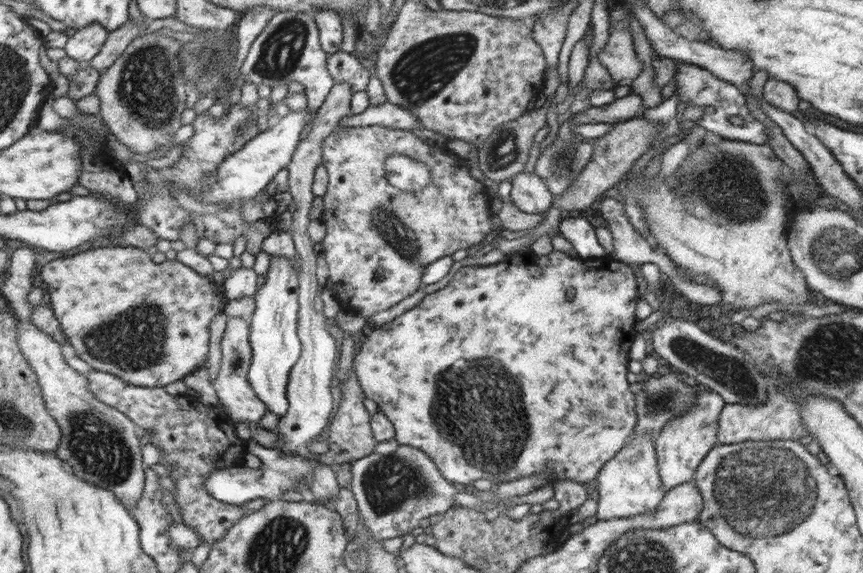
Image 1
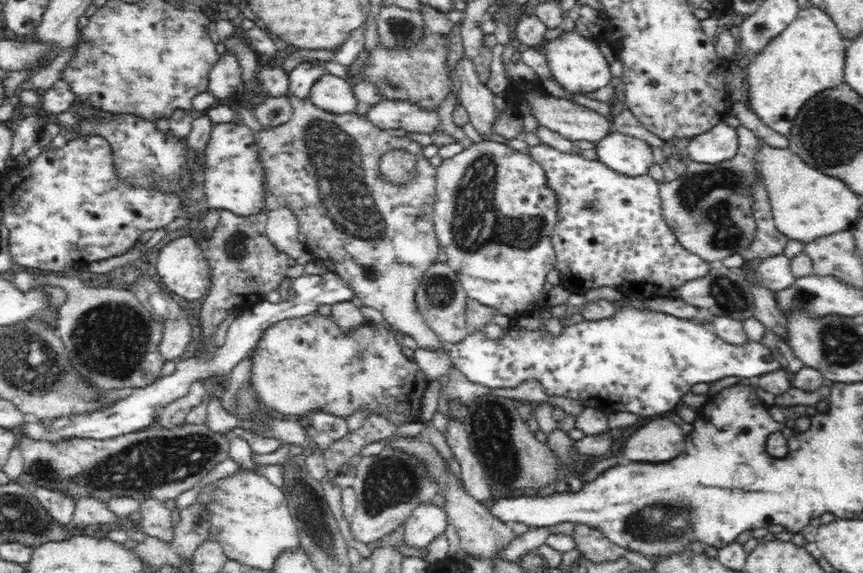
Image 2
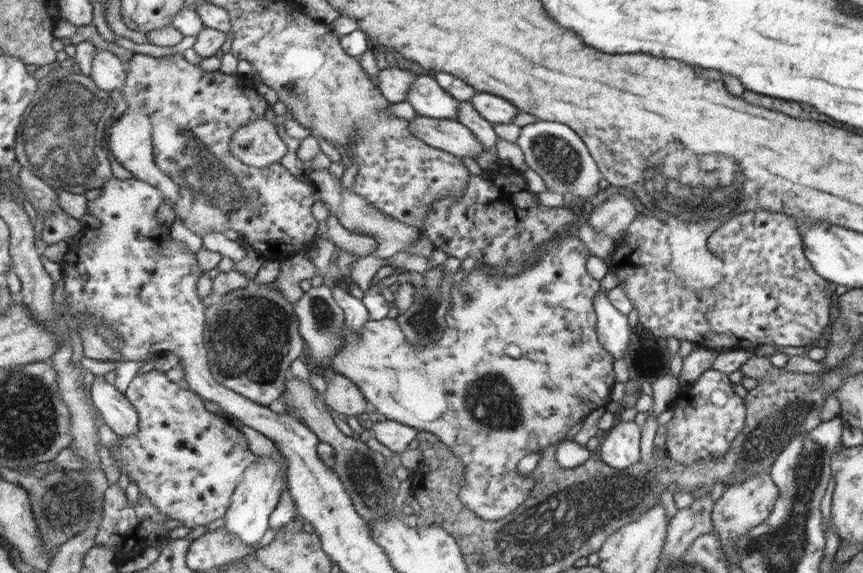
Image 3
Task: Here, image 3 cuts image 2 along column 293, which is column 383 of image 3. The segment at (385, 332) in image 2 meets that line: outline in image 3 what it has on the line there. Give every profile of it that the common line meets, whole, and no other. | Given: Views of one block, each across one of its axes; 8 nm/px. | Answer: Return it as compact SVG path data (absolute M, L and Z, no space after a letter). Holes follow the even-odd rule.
M561 236L561 238L556 237L555 239L552 239L550 241L548 248L546 248L546 250L542 253L542 256L539 256L539 261L536 264L533 264L524 272L519 272L519 274L511 276L511 278L505 278L505 276L489 277L489 274L485 276L485 274L483 274L481 270L477 270L476 268L474 268L474 270L471 270L469 274L465 274L465 276L463 276L461 282L457 284L458 286L456 287L452 286L453 284L449 283L448 280L445 281L445 287L450 297L449 301L452 302L449 303L448 310L443 313L443 319L445 319L445 332L441 334L441 338L438 338L437 343L429 344L429 346L423 346L423 348L419 348L419 346L413 346L413 344L407 342L402 330L395 326L395 319L383 317L381 320L368 320L367 322L363 323L363 325L361 325L361 328L359 328L359 330L356 330L357 333L350 332L350 330L346 328L346 331L349 333L349 335L347 335L347 341L345 341L345 345L343 345L343 347L339 349L339 353L335 355L335 357L332 359L332 362L330 363L330 373L338 373L339 375L345 376L346 378L349 378L351 381L355 382L355 384L357 384L358 387L362 389L363 396L366 396L367 402L371 404L373 410L375 410L380 415L383 415L383 418L395 420L401 424L405 424L405 426L411 426L411 428L414 428L416 430L431 432L433 433L433 435L438 437L441 443L447 445L447 447L451 449L451 453L453 453L455 456L461 457L461 460L463 461L463 466L465 466L465 471L463 471L463 474L465 475L463 475L463 485L459 487L459 500L462 501L462 504L465 505L466 508L469 508L471 512L477 513L478 516L481 517L483 520L496 522L497 520L499 520L499 518L508 516L509 514L511 514L511 512L513 512L513 510L516 510L521 504L523 504L527 496L529 496L529 492L531 492L531 488L533 488L534 481L518 476L516 466L517 462L519 462L519 458L523 458L525 454L530 452L541 453L542 450L545 449L545 447L549 447L551 443L558 444L561 440L564 440L565 434L567 434L569 428L582 420L582 418L587 416L592 410L595 410L596 408L599 408L599 406L605 406L605 404L607 404L607 388L611 388L611 386L613 386L613 370L611 370L611 354L602 347L602 343L598 340L597 337L597 328L595 328L595 296L597 292L599 292L600 286L598 280L593 280L593 278L586 274L585 264L589 256L590 254L587 251L587 248L578 237L575 238L575 236ZM458 294L468 295L468 301L464 303L460 303L457 300L454 301L455 295ZM509 344L513 344L513 346L517 346L517 348L519 348L521 356L519 356L517 360L515 360L515 358L510 358L509 356L507 356L507 354L505 354L505 348L507 348Z

